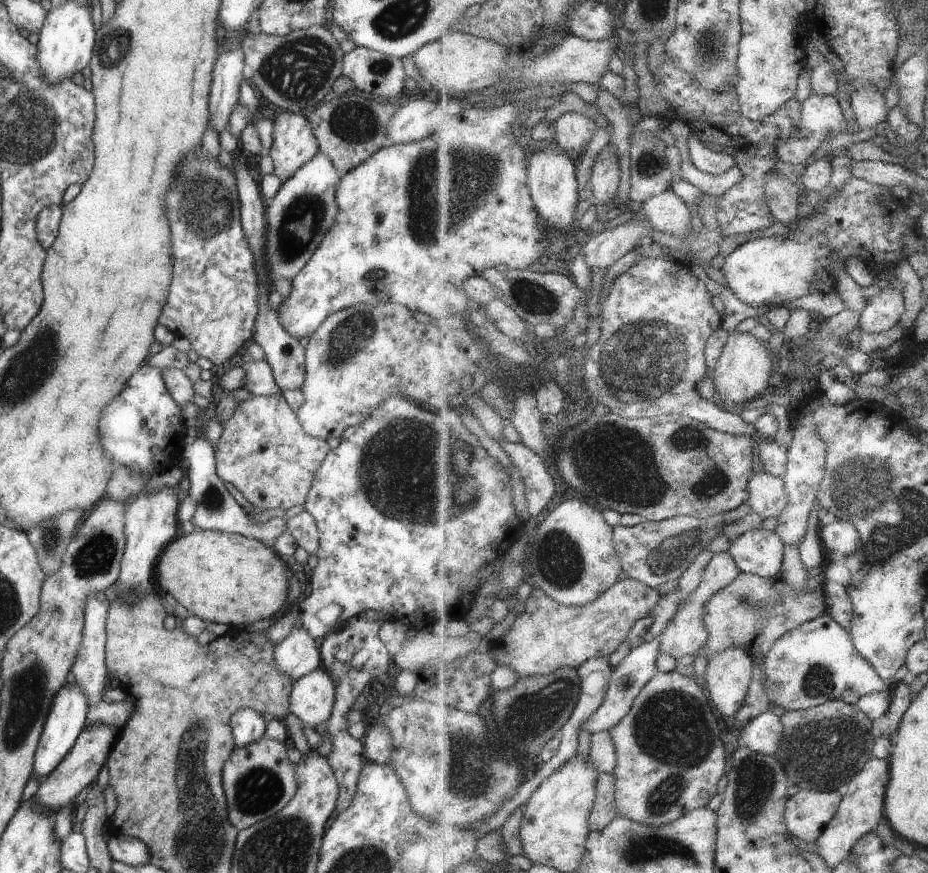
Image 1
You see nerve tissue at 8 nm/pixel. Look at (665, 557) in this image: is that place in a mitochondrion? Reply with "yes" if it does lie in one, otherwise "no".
yes

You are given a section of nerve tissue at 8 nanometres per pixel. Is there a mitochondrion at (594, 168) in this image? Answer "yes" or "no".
no

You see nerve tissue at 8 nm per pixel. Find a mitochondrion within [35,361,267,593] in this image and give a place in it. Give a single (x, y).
(93, 559)

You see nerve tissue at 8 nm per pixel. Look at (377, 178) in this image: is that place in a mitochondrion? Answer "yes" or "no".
no

